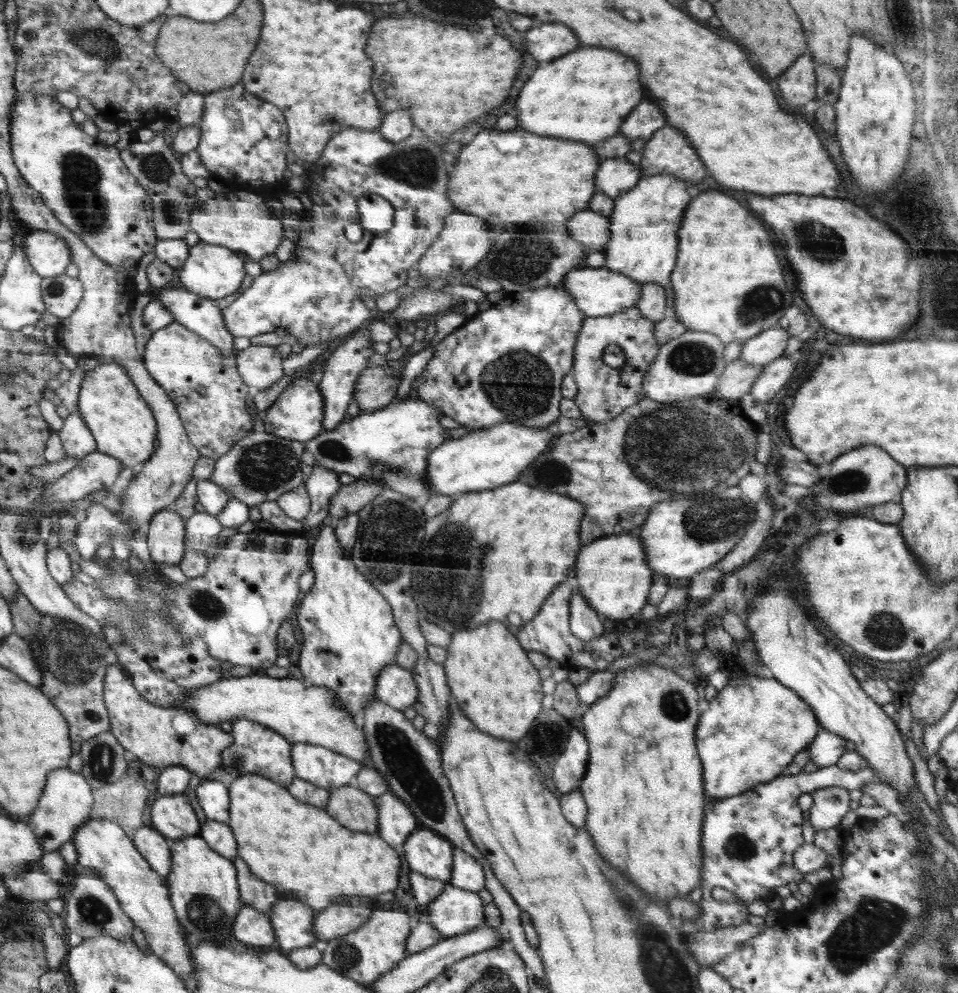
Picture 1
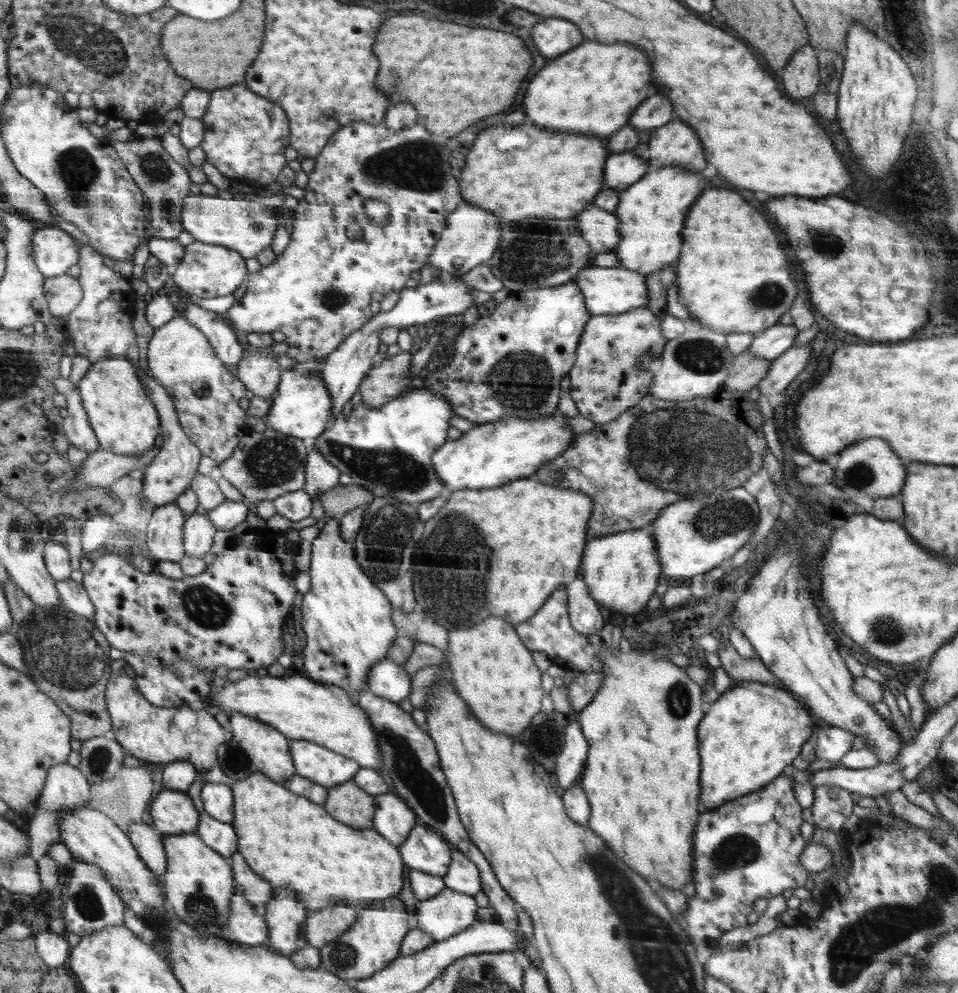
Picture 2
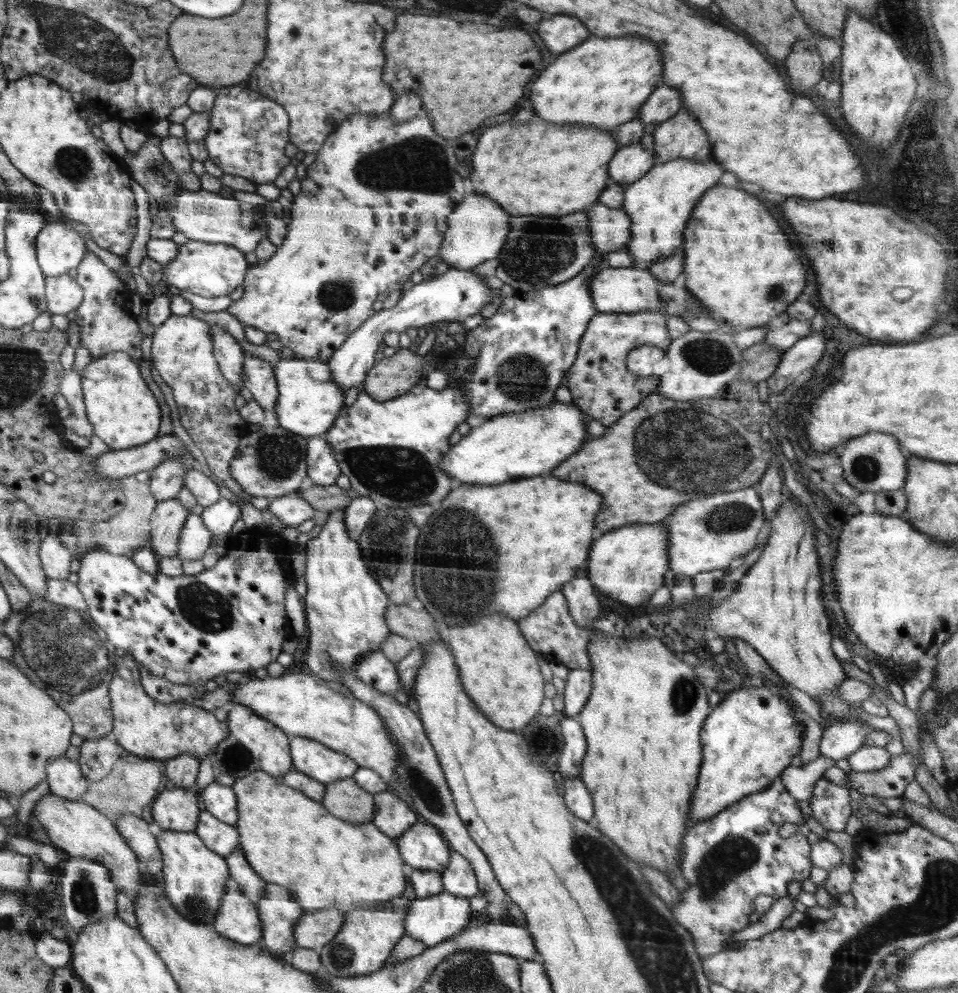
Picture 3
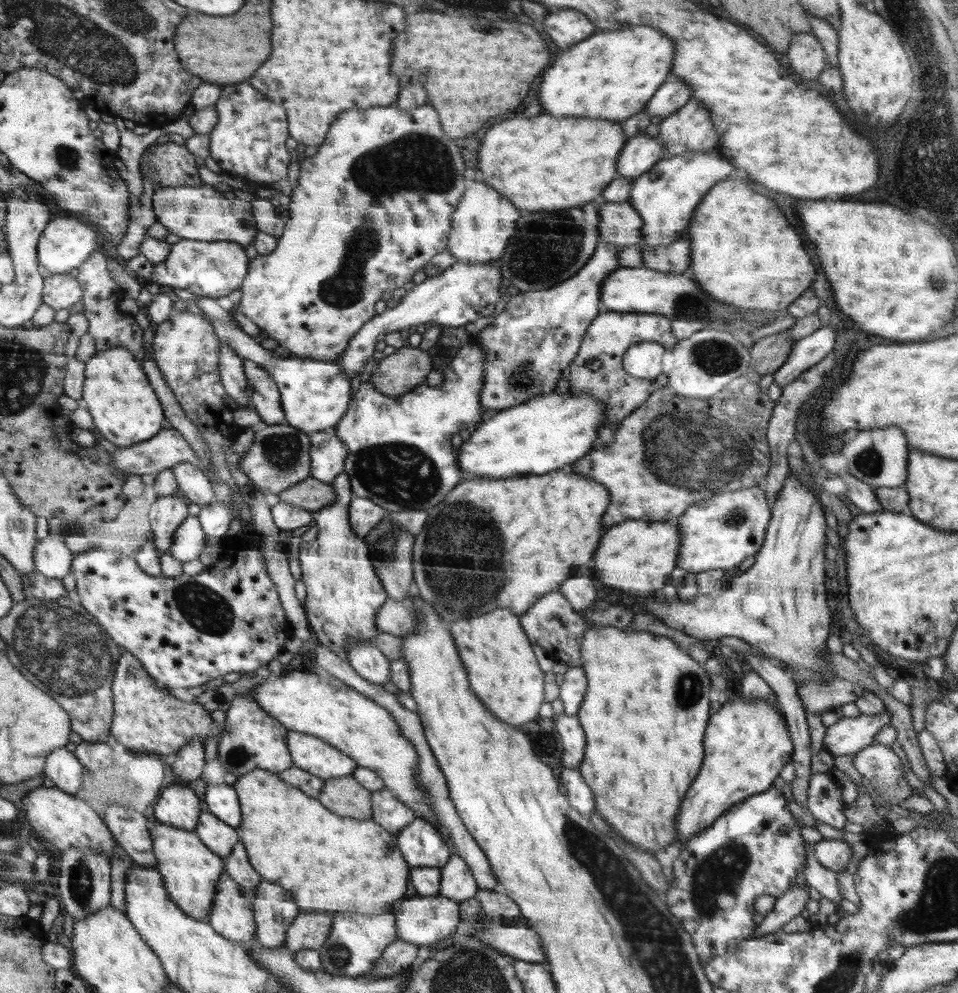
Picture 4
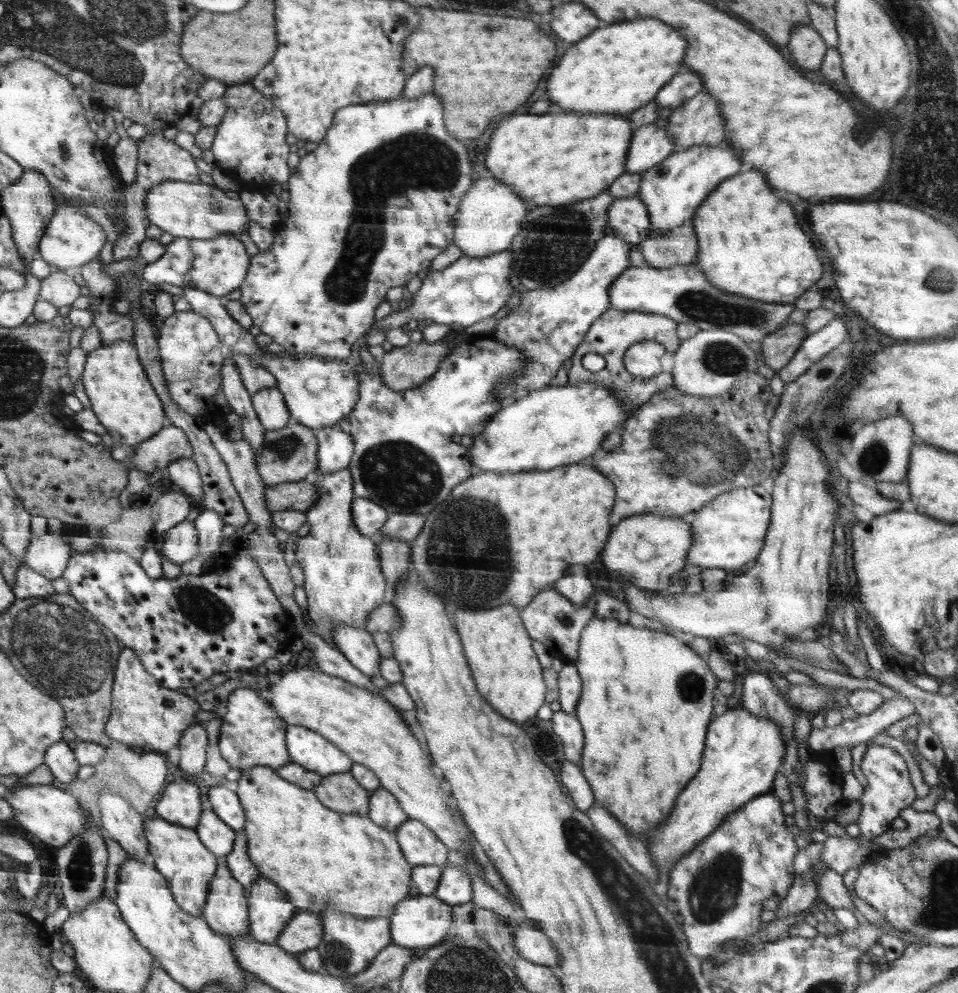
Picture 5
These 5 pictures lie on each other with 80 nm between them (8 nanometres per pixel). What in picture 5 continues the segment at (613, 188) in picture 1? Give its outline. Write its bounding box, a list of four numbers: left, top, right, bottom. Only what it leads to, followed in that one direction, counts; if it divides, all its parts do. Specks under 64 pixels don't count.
[626,124,674,173]

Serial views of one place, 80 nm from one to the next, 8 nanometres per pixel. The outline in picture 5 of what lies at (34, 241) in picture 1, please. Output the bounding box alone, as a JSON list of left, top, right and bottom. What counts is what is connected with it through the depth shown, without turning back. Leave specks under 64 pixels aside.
[38,202,107,271]

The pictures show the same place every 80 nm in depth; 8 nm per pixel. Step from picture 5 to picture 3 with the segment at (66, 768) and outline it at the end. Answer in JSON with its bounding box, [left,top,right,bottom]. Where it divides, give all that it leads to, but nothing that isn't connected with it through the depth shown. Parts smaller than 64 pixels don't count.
[46,754,88,800]

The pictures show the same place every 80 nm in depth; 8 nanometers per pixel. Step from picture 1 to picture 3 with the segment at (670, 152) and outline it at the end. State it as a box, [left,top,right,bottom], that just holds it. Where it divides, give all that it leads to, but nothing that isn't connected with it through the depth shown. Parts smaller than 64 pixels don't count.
[653,108,710,164]

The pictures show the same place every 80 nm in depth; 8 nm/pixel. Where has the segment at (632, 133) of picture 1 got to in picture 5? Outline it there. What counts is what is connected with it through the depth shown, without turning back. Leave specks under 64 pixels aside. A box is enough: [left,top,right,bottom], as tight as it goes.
[655,70,703,108]

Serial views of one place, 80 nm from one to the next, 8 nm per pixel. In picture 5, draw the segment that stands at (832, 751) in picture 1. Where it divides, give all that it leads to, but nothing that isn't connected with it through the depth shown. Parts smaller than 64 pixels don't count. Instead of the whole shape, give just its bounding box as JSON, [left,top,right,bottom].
[809,698,915,752]

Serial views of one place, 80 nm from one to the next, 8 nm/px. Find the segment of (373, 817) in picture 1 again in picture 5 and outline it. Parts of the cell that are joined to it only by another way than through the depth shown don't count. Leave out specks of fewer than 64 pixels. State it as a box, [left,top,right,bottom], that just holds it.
[314,772,371,816]

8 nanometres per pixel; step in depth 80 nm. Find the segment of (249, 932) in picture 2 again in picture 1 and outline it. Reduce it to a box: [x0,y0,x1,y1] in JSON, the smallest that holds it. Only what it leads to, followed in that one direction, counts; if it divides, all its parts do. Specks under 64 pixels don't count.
[232,903,276,949]

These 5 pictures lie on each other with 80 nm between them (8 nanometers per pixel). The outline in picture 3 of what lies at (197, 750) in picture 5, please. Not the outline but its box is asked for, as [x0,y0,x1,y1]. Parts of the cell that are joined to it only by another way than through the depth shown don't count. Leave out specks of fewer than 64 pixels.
[164,752,200,788]

